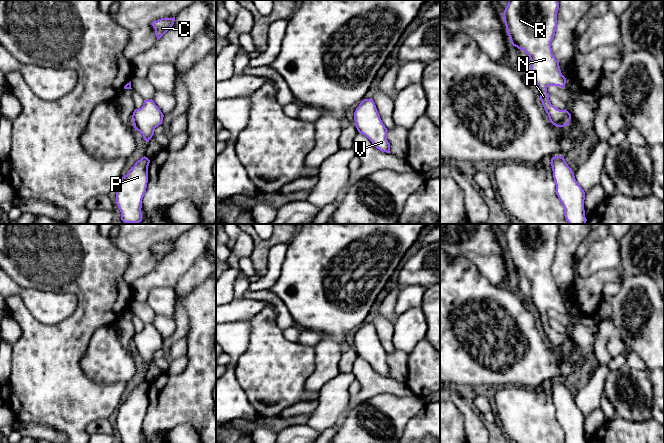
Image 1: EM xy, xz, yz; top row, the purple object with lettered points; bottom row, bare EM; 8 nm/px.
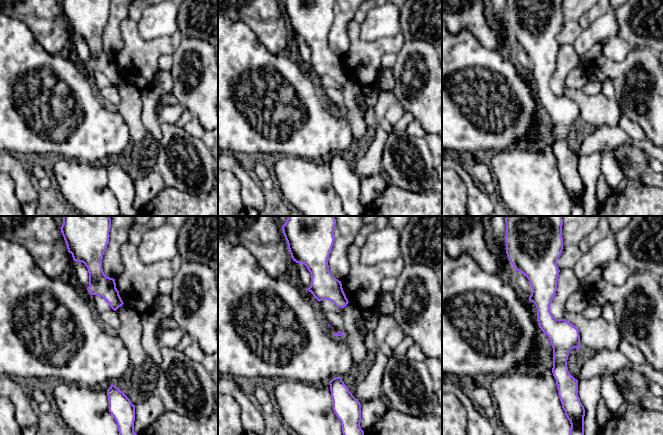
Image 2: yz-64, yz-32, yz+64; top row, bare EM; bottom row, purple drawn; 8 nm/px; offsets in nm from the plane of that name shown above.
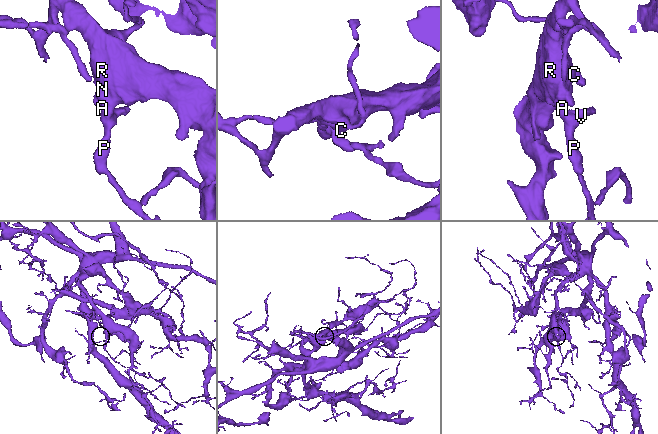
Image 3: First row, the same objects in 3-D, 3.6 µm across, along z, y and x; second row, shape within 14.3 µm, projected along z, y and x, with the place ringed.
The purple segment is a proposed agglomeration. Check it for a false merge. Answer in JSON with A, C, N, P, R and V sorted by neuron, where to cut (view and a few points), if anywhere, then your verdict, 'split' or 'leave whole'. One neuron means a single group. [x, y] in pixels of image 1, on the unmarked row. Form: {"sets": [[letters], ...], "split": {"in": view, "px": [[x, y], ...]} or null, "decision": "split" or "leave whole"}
{"sets": [["A", "C", "N", "P", "R", "V"]], "split": null, "decision": "leave whole"}

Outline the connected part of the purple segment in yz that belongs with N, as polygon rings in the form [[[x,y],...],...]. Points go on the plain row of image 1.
[[[508,224],[503,242],[507,258],[513,270],[526,276],[531,284],[529,299],[535,305],[542,329],[548,338],[550,346],[556,351],[568,350],[571,338],[565,333],[560,334],[553,330],[547,317],[548,310],[564,312],[566,302],[562,299],[559,286],[552,277],[551,266],[557,252],[558,224]]]

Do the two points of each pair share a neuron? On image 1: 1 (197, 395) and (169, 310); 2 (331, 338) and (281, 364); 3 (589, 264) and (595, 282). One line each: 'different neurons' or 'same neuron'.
1: different neurons
2: different neurons
3: different neurons

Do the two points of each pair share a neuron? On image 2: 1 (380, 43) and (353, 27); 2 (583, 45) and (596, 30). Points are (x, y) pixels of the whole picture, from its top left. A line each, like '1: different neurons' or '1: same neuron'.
1: same neuron
2: same neuron

